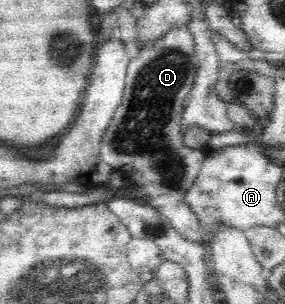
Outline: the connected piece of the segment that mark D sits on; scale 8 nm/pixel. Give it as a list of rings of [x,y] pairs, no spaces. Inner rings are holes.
[[[188,26],[171,28],[152,44],[147,44],[138,51],[131,50],[126,67],[126,78],[121,105],[117,106],[113,119],[107,126],[100,143],[102,163],[120,170],[128,186],[143,188],[149,197],[149,205],[159,212],[161,217],[171,221],[177,234],[208,247],[210,236],[201,228],[199,218],[185,202],[185,192],[193,185],[199,173],[203,152],[185,147],[181,129],[181,114],[193,89],[196,79],[197,54],[194,50],[193,34]]]

